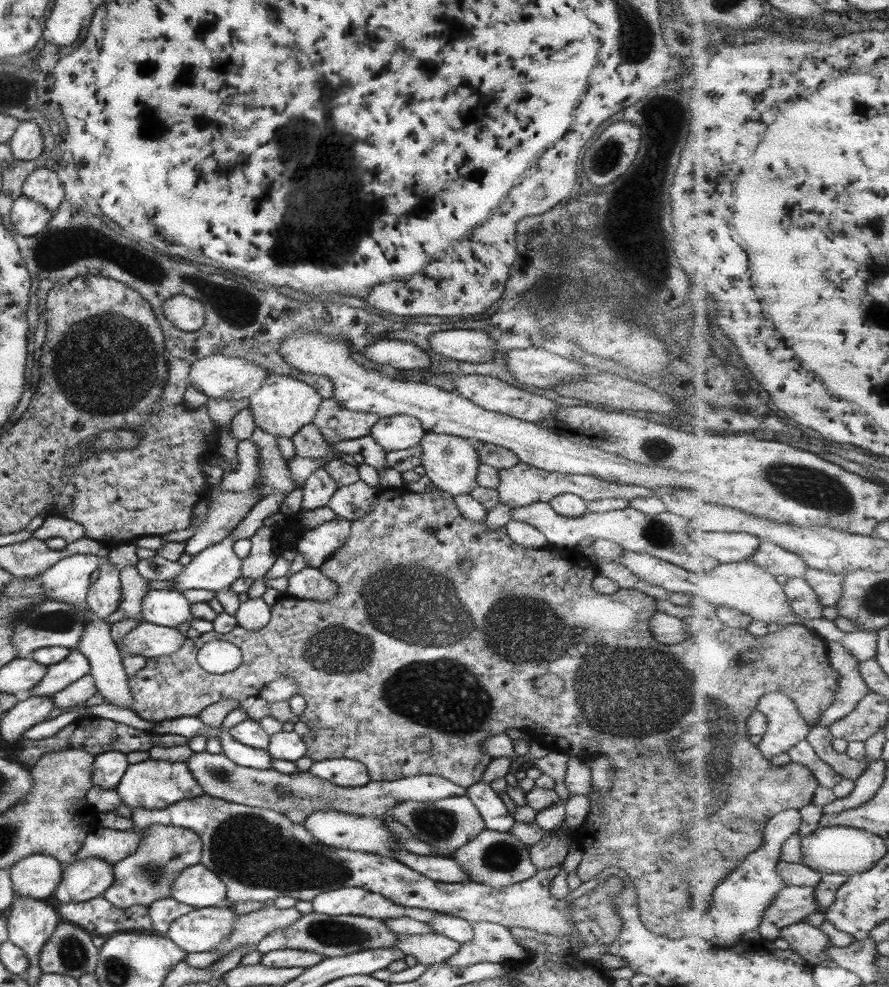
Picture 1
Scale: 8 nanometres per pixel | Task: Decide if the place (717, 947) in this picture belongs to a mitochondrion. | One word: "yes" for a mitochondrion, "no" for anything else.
no

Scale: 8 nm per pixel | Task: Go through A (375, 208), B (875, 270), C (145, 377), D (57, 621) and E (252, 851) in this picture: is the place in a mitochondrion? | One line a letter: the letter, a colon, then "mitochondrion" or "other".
A: other
B: other
C: mitochondrion
D: mitochondrion
E: mitochondrion

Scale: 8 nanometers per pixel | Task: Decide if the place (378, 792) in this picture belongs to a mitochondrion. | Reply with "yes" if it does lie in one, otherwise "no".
no

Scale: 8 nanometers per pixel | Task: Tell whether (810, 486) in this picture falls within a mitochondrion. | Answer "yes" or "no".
yes

